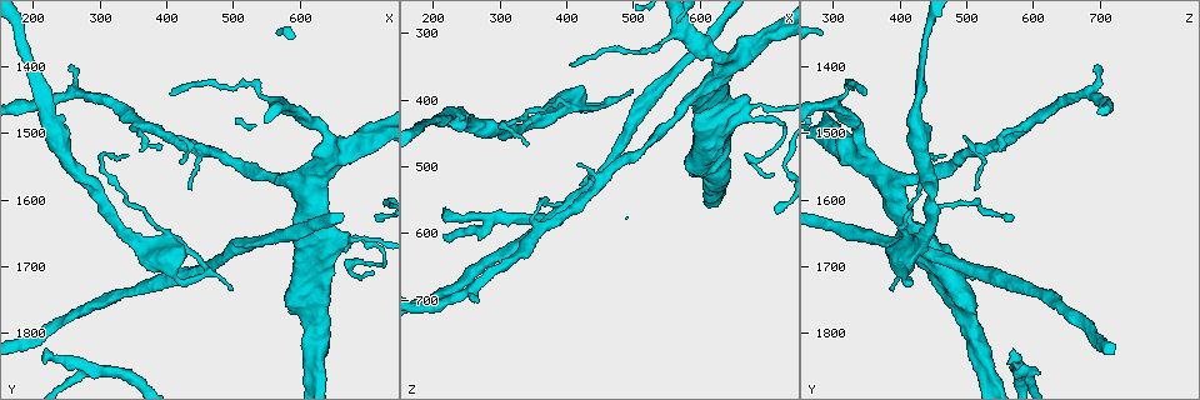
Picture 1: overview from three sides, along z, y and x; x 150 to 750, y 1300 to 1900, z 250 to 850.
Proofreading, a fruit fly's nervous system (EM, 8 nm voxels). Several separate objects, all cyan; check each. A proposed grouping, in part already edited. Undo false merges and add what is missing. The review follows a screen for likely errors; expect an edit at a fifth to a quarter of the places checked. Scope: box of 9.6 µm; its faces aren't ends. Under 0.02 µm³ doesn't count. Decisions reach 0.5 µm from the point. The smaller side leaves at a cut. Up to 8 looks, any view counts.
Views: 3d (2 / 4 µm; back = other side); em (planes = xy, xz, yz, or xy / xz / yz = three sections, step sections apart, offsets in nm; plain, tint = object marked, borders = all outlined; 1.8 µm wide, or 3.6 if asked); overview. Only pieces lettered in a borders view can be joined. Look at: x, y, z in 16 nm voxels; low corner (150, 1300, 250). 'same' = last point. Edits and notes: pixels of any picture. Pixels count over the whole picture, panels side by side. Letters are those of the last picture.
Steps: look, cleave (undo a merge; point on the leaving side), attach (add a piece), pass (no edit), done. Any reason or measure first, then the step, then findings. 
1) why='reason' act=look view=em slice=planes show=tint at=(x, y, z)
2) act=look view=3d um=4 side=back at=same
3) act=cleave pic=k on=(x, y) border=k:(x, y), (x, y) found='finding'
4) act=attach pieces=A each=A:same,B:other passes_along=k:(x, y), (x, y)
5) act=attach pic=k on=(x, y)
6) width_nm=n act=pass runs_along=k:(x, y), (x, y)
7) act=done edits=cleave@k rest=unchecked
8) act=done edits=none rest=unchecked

why='tapers out' act=look view=em slice=xy step=8 show=borders at=(405, 1440, 350)

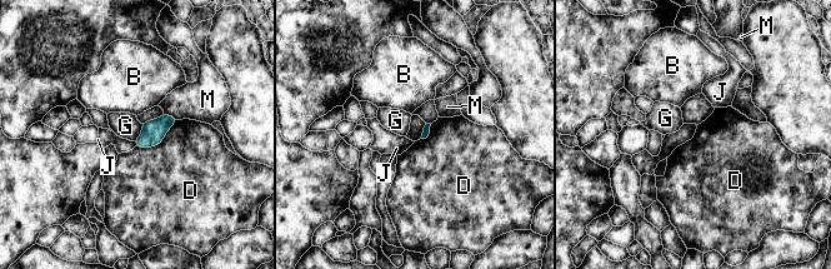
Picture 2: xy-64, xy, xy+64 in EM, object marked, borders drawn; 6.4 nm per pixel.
act=pass each=B:other,D:other,G:other,J:other,M:other border=2:(134, 142), (136, 145) found='none of them fits'

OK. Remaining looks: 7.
why='thick turns thin' act=look view=3d um=2 at=(225, 1485, 420)

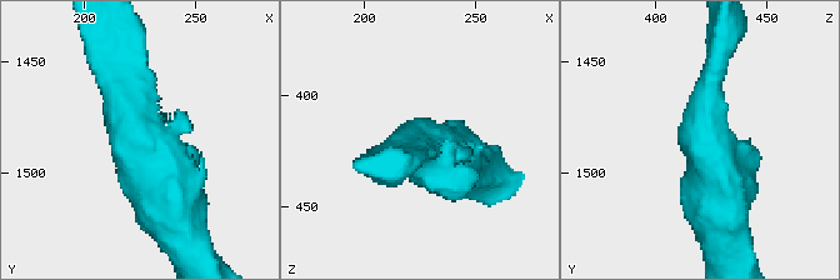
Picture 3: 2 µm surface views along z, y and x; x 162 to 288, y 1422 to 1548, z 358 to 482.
arm_widths_nm=260,380 why='shape alone is not enough' act=look view=em slice=planes show=borders at=(220, 1481, 422)

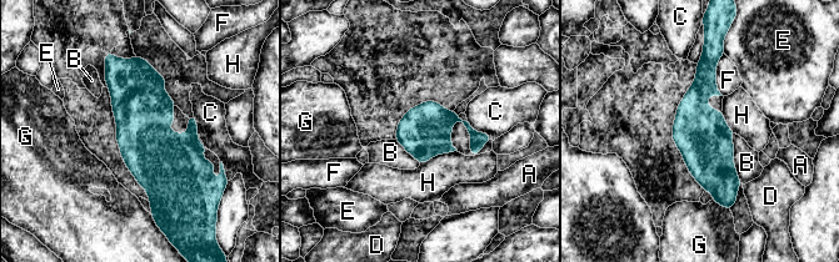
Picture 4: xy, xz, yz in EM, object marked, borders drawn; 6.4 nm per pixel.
longest_contact=B:320nm act=pass each=A:other,B:other,C:other,D:other,E:other,F:other,G:other,H:other border=4:(733, 134), (733, 165), (742, 182) found='continuous, no second neuron'

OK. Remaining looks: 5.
why='branch stops here' act=look view=em slice=planes show=borders at=(340, 1535, 470)

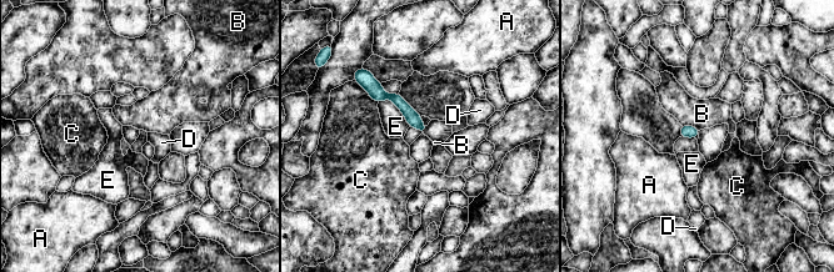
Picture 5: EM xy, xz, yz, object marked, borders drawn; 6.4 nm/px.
longest_contact=E:260nm act=pass each=A:other,B:other,C:other,D:other,E:other border=5:(427, 126), (423, 132) found='none of them fits'

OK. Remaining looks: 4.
act=done edits=none rest=unchecked

